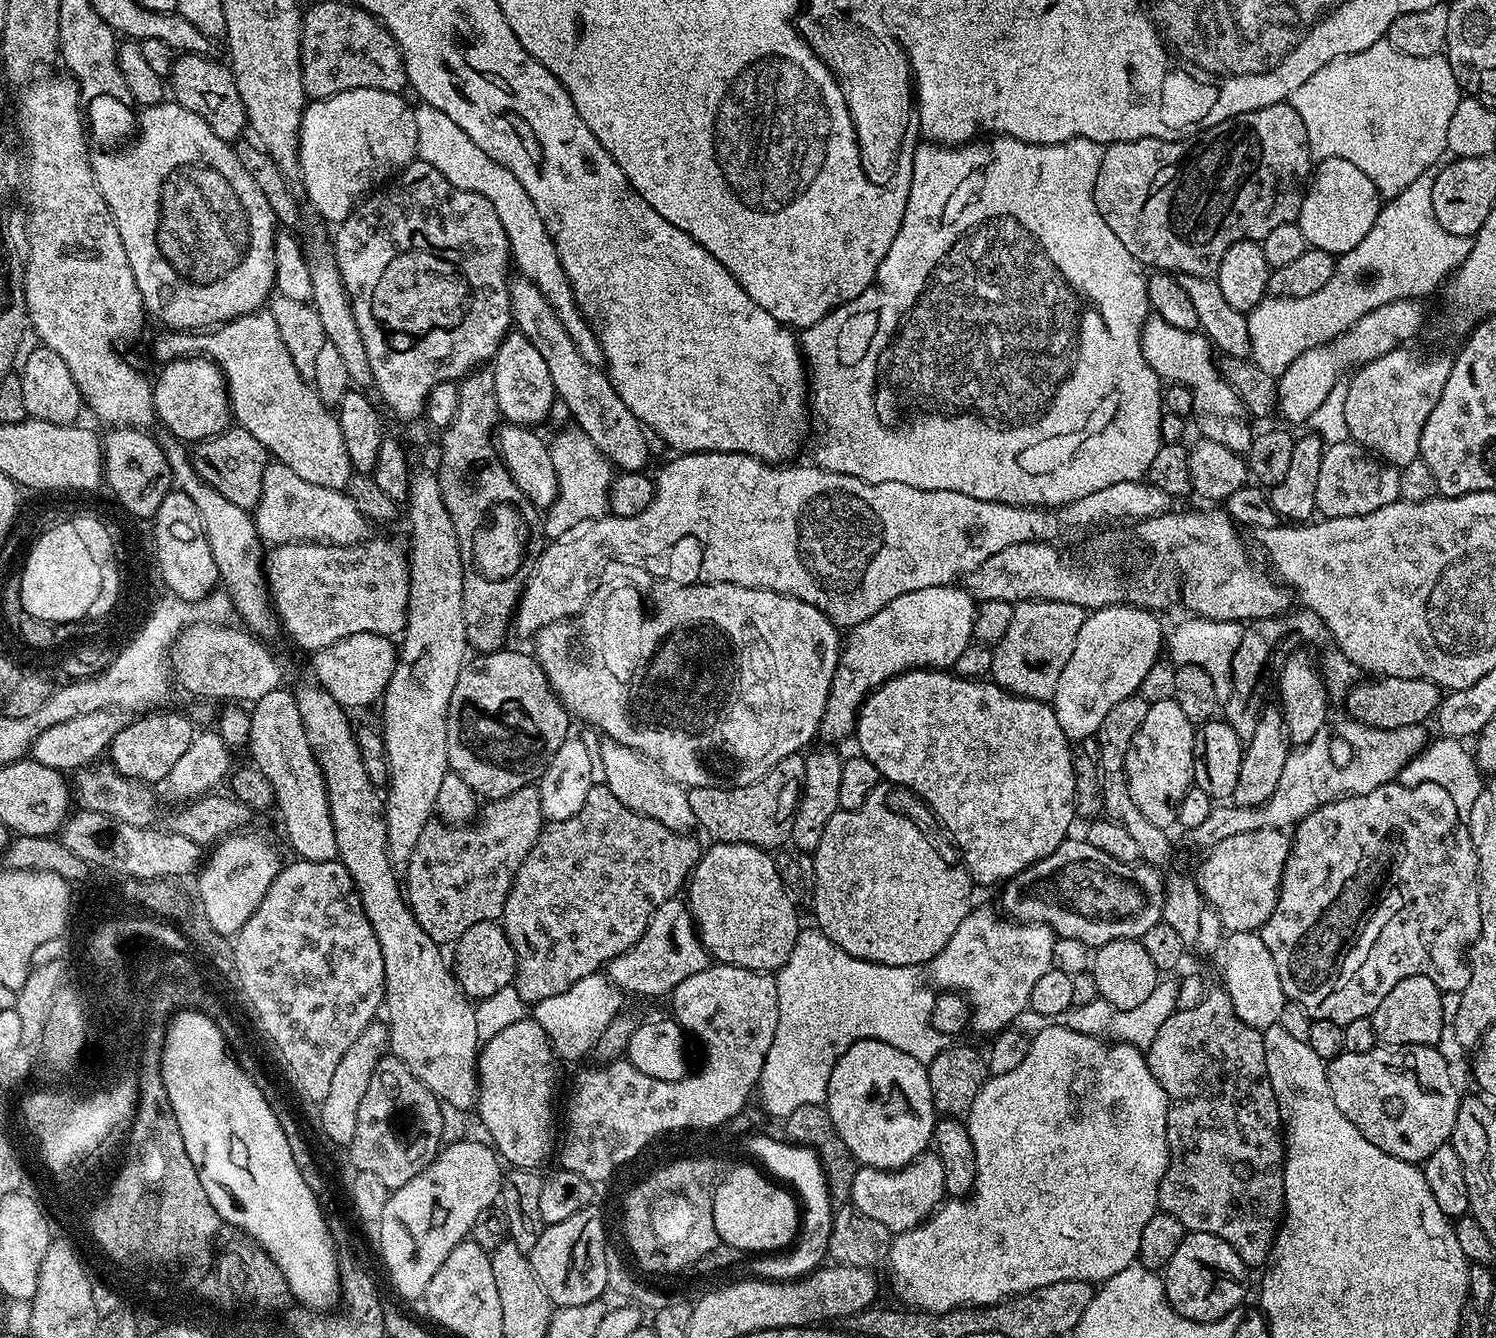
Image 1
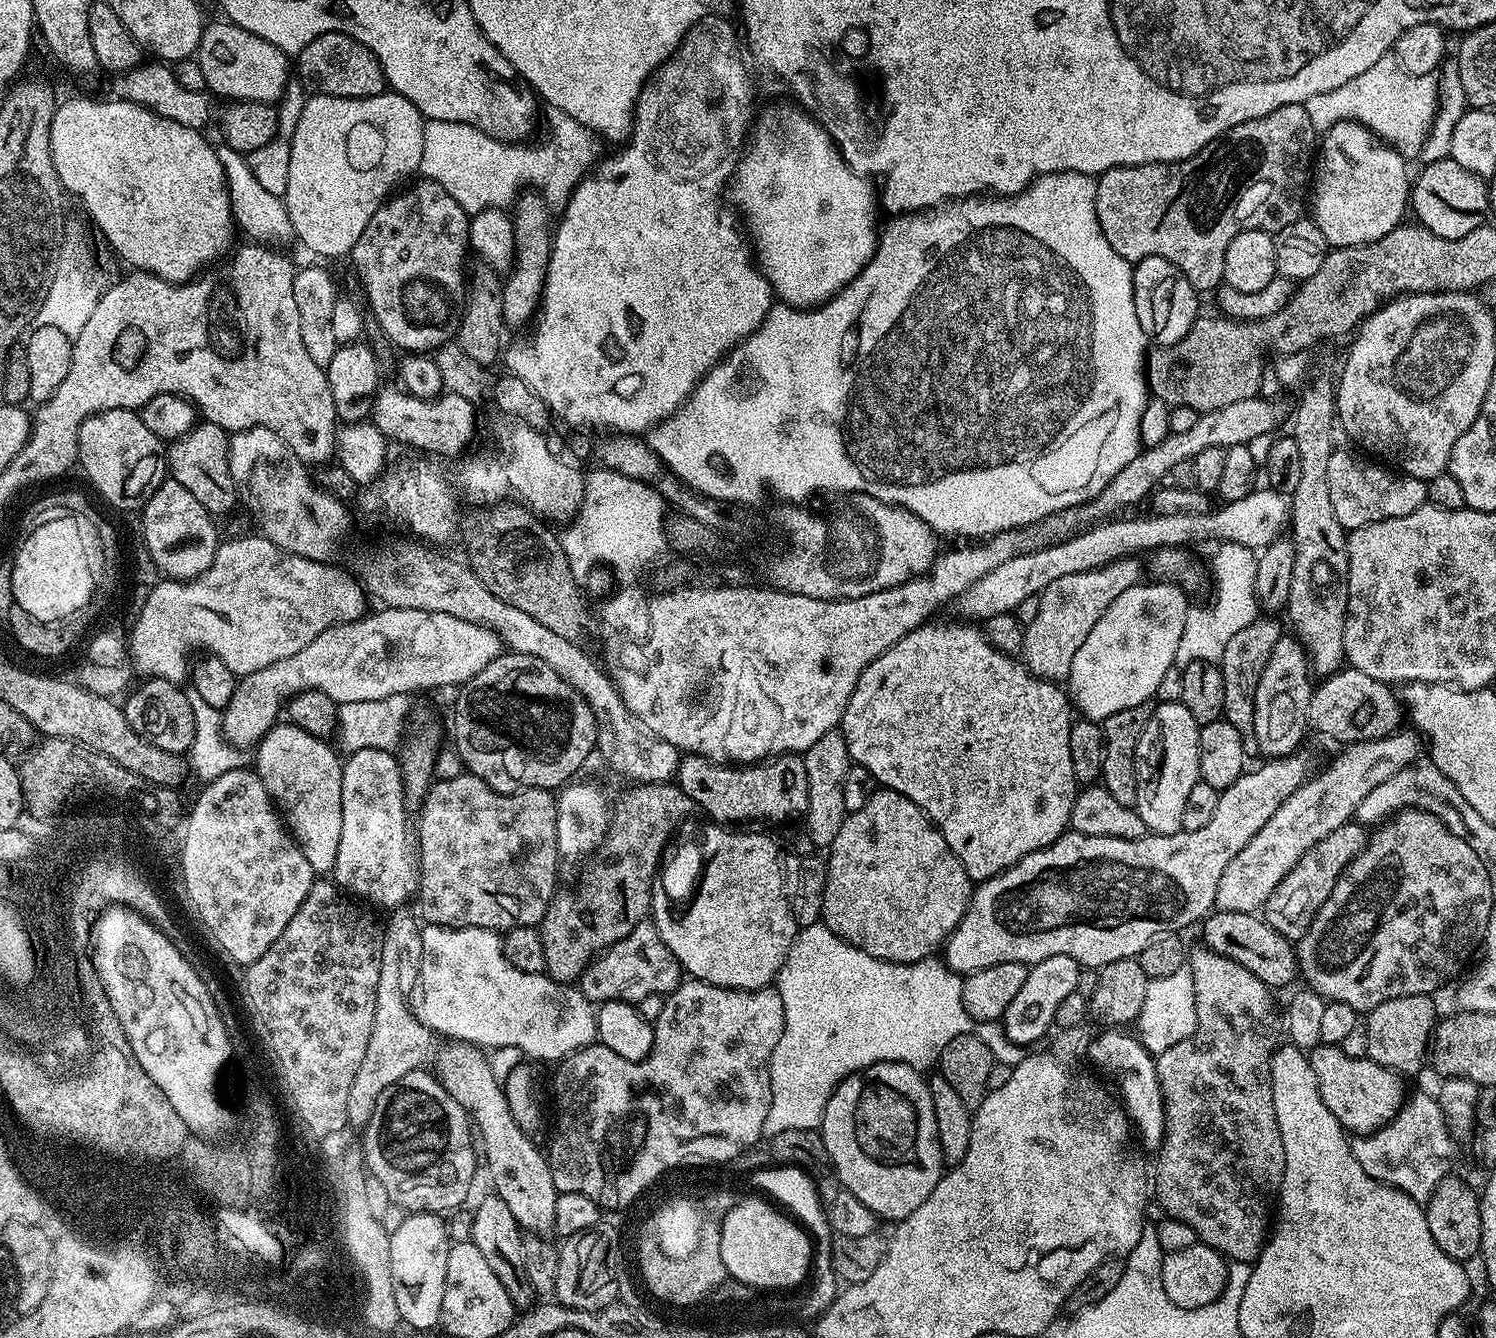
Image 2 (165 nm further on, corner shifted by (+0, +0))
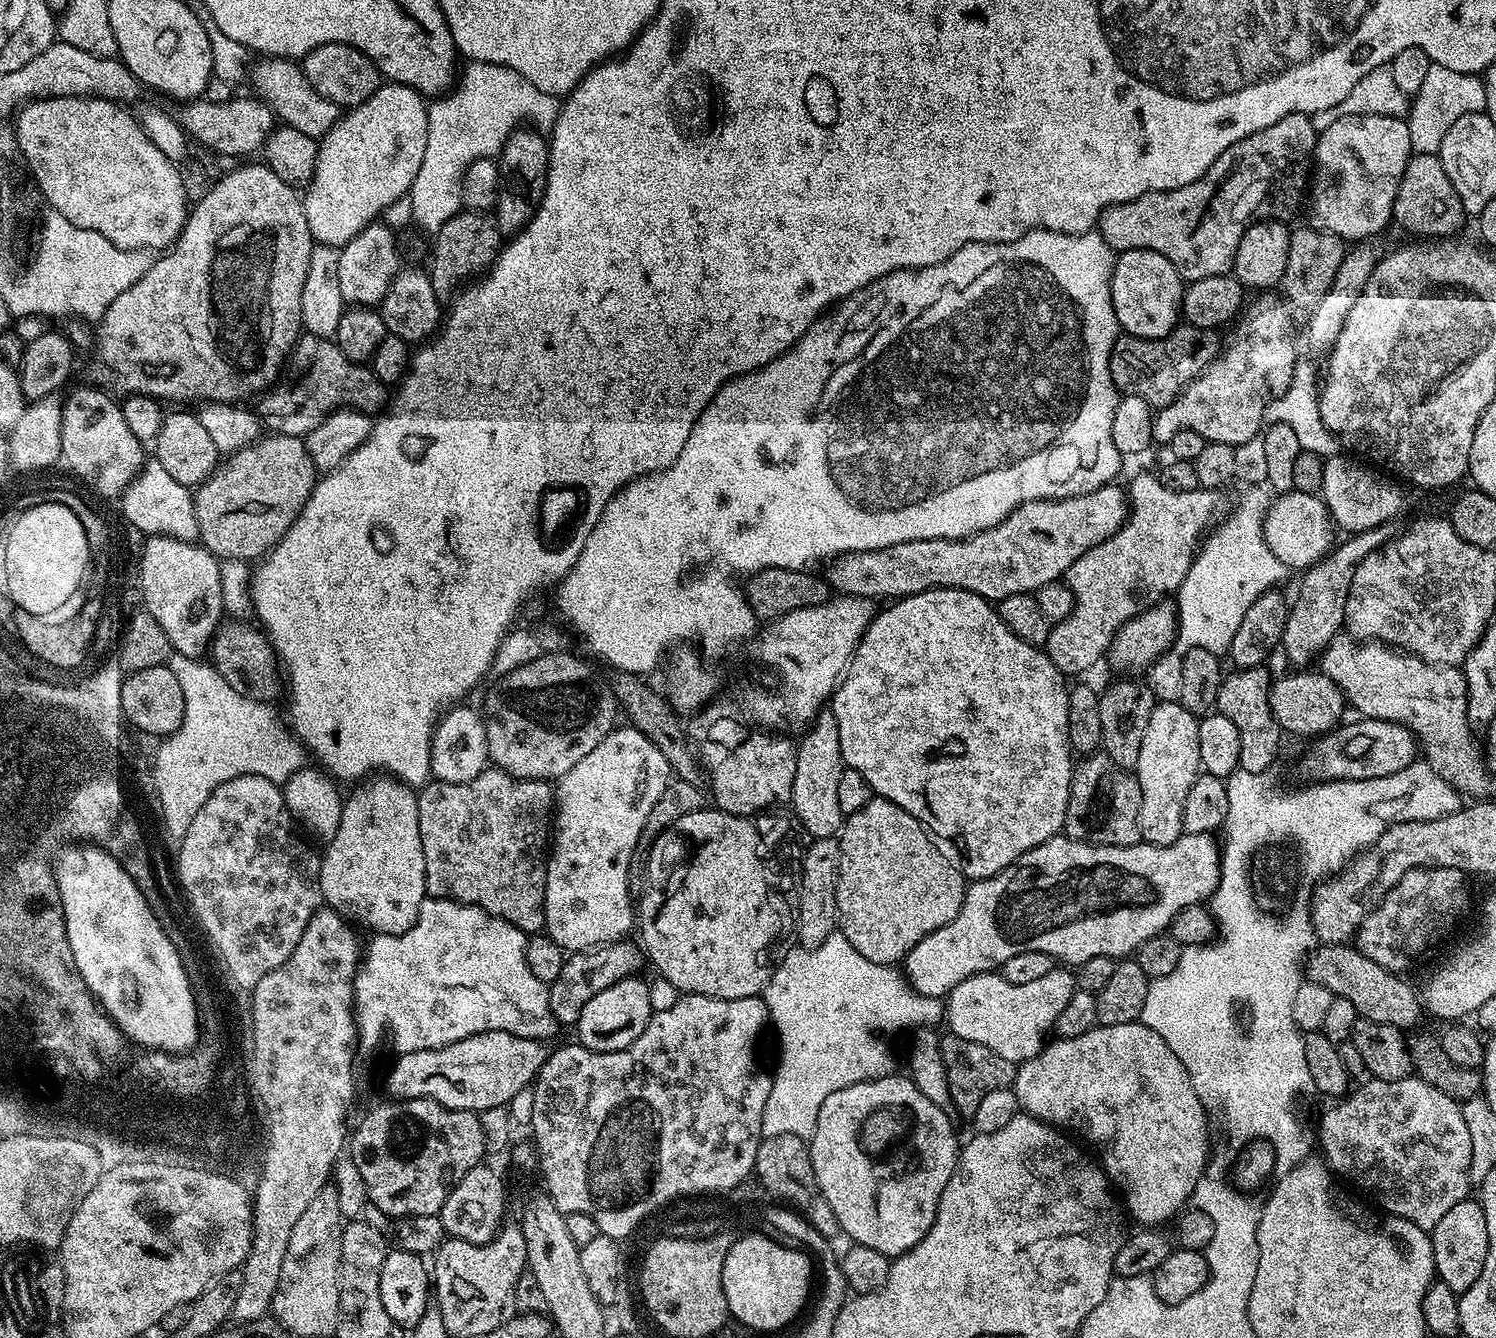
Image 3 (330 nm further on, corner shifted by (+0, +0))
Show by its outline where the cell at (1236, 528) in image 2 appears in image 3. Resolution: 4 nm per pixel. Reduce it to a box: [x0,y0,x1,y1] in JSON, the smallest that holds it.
[1264,490,1334,570]

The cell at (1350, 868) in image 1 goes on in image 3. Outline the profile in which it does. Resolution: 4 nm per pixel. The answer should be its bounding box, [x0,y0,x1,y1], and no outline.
[1354,867,1469,973]

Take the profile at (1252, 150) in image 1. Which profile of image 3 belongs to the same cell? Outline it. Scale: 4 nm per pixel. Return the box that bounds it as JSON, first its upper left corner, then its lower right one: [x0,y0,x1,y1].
[1098,112,1318,282]

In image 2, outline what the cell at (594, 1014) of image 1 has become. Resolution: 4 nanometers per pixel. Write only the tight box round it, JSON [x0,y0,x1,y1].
[414,924,596,1062]

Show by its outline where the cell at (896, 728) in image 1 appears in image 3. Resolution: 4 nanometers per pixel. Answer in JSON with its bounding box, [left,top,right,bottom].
[830,588,1074,881]

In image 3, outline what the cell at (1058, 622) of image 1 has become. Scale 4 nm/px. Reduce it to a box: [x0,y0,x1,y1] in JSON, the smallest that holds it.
[1046,472,1220,677]

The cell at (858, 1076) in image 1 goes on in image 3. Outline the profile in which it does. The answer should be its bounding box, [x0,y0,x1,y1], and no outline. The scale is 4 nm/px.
[810,1074,958,1258]

